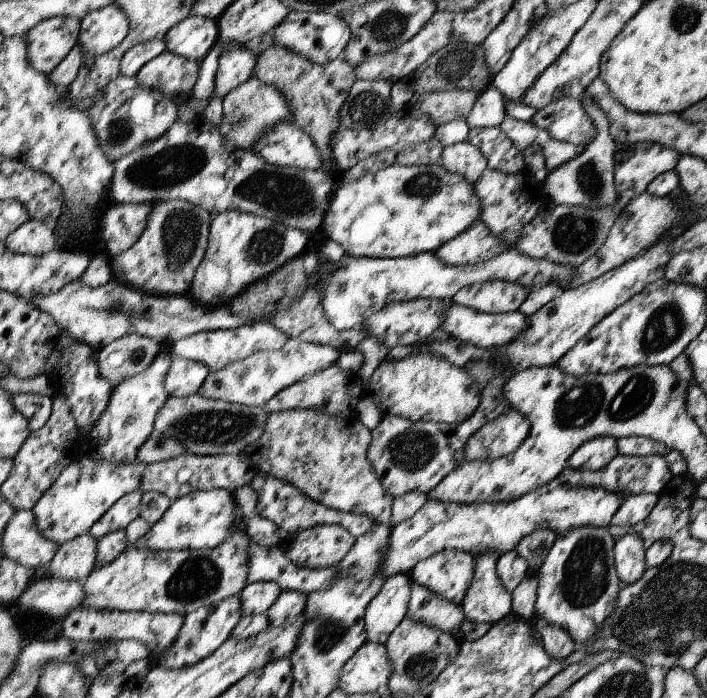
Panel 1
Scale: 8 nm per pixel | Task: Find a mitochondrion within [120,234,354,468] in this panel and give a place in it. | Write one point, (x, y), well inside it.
(203, 428)

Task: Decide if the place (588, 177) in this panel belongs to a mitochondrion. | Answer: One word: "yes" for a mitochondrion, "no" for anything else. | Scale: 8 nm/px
yes

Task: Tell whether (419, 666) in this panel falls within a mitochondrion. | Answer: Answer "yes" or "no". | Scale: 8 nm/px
yes

